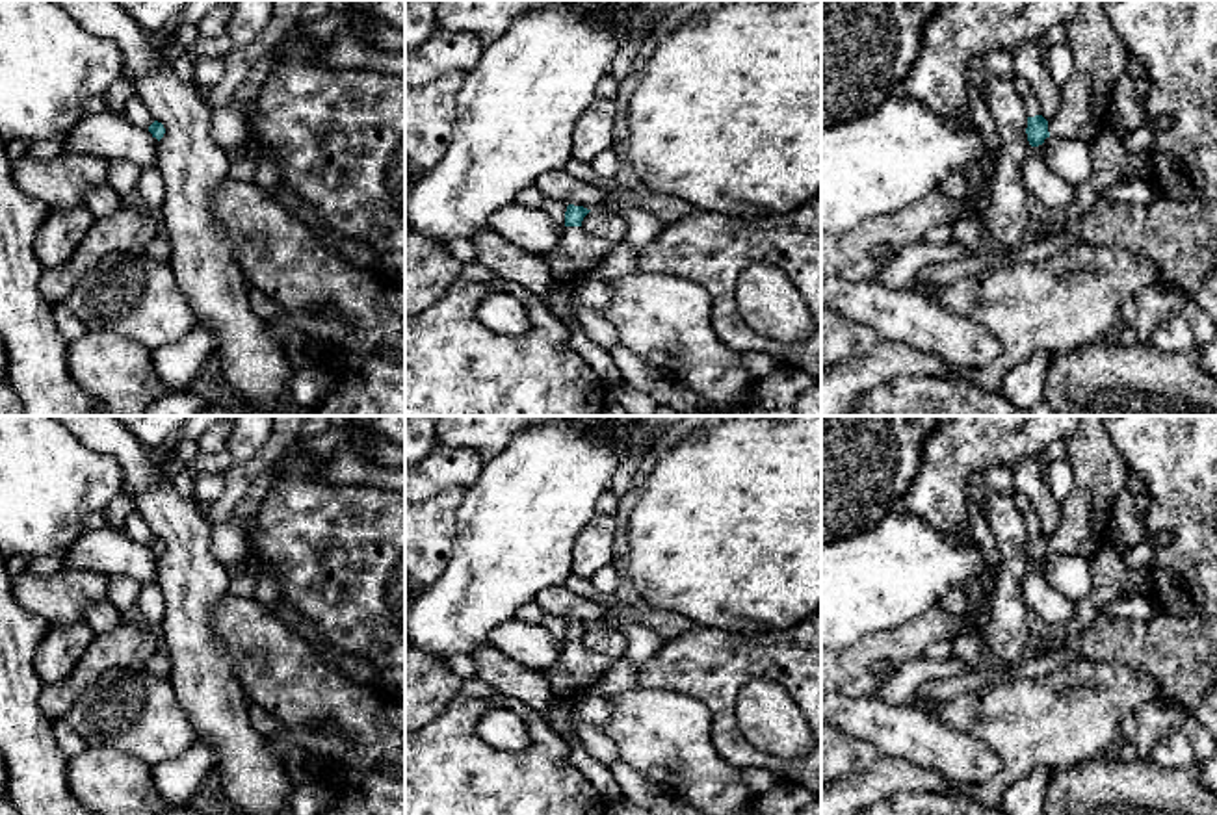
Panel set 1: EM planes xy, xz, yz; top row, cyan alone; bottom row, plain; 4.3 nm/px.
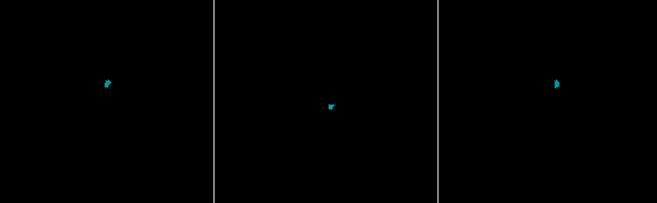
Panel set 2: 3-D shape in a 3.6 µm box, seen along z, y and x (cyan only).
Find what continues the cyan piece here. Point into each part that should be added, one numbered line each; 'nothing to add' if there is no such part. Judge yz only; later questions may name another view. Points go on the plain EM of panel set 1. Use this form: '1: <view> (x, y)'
1: yz (1100, 472)
2: yz (1030, 517)

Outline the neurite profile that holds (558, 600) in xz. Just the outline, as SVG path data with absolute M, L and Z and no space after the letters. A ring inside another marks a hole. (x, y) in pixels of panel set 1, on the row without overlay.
M554 585L535 596L535 603L544 614L561 616L567 622L583 622L587 626L602 626L608 609L596 602L574 594L565 585Z

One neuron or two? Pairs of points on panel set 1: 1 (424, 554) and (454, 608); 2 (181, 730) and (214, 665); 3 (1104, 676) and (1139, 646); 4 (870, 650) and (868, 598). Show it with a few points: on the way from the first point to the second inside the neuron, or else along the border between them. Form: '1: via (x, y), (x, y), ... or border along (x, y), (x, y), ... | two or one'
1: border along (454, 537), (443, 572), (426, 587) | two
2: border along (170, 676), (175, 698), (197, 737) | two
3: border along (1086, 658), (1136, 665), (1158, 684) | two
4: border along (913, 620), (864, 633), (840, 650) | two

